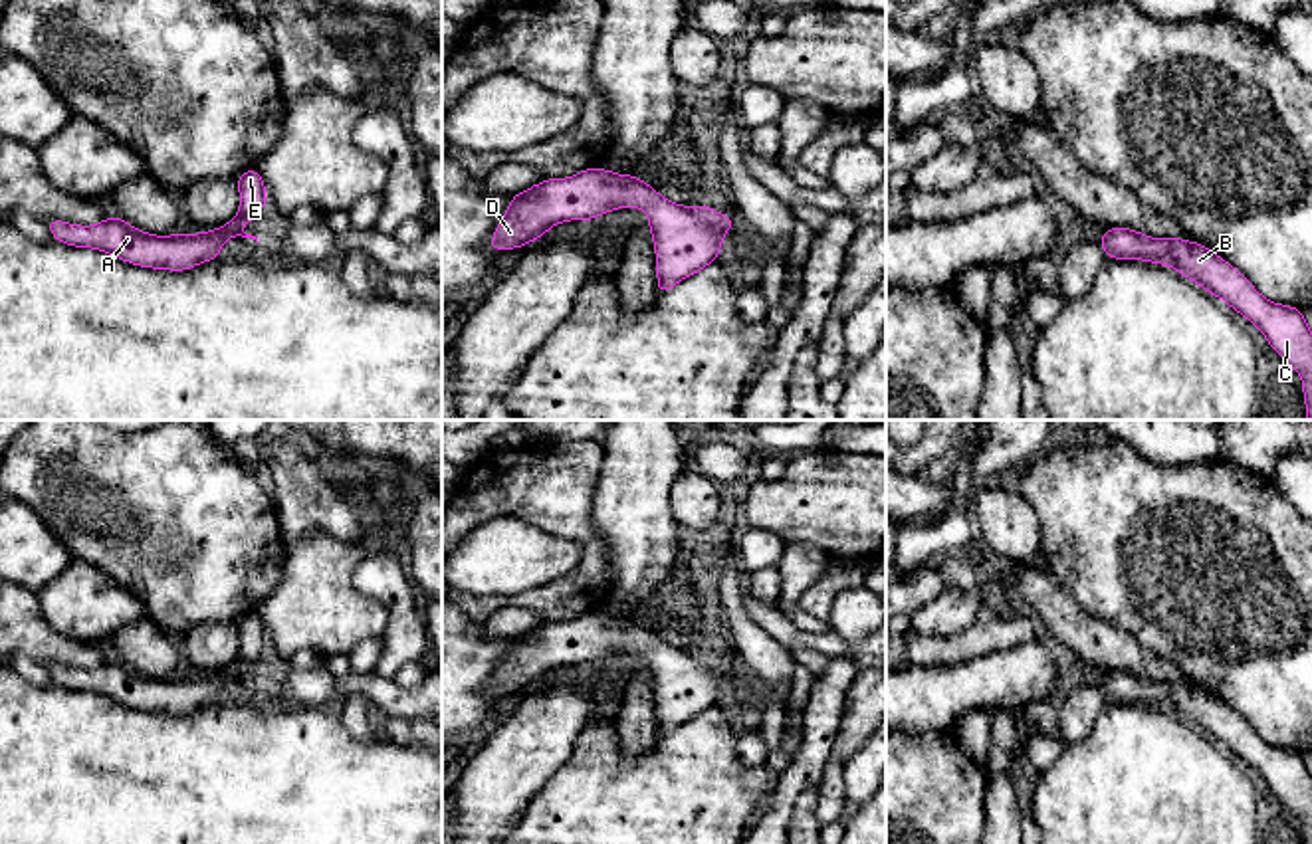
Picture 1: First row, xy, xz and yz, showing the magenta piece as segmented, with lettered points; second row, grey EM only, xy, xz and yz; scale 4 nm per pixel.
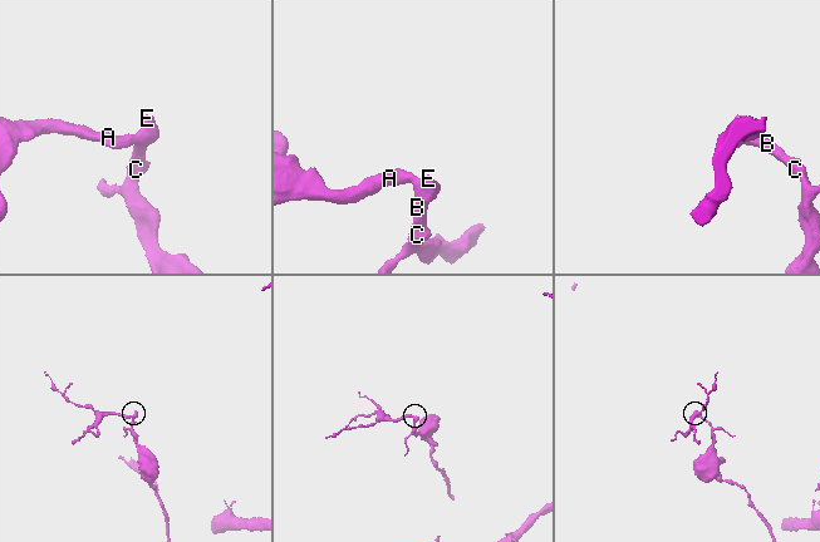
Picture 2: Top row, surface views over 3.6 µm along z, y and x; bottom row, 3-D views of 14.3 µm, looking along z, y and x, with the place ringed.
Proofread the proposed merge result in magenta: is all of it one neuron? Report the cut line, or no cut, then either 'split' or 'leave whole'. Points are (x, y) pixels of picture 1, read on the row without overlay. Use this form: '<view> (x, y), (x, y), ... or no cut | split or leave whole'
no cut | leave whole

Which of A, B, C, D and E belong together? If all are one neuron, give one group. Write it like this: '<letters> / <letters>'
A B C D E

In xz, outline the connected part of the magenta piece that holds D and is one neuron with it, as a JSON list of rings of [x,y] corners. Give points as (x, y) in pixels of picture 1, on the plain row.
[[[591,610],[513,638],[488,689],[490,693],[523,691],[555,668],[595,664],[616,652],[642,652],[648,658],[658,737],[715,705],[725,676],[735,670],[727,658],[711,654],[706,646],[682,650],[666,644],[634,618]]]

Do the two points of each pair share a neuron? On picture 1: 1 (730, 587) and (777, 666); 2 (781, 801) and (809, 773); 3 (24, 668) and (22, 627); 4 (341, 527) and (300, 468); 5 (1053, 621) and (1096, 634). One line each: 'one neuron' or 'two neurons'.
1: one neuron
2: one neuron
3: two neurons
4: one neuron
5: one neuron

